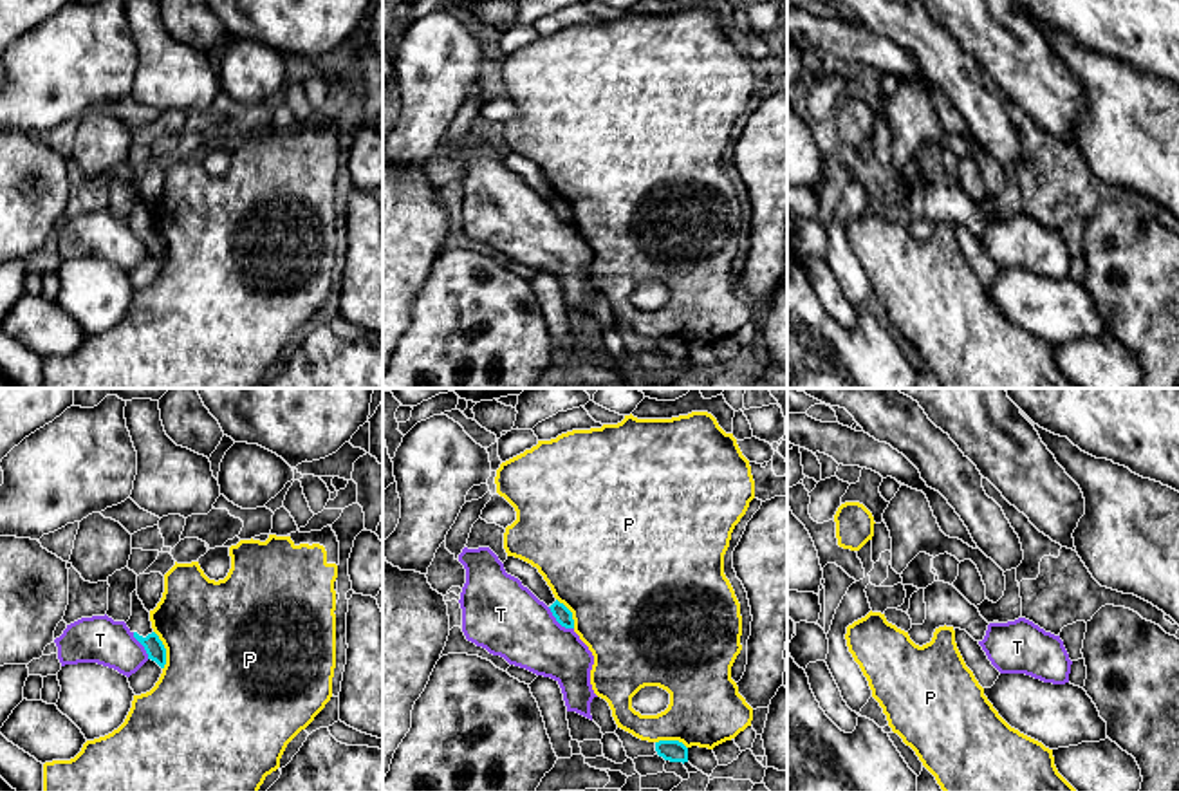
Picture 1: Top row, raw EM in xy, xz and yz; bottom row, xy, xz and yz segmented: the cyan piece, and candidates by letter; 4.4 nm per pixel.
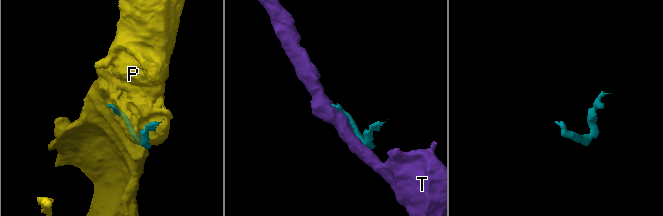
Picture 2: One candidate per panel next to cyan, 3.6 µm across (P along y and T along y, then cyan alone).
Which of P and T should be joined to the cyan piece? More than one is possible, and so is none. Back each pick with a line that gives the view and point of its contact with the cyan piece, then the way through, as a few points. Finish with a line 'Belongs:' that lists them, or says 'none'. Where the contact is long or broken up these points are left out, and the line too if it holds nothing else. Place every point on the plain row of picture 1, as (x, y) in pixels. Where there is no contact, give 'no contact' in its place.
Belongs: none

